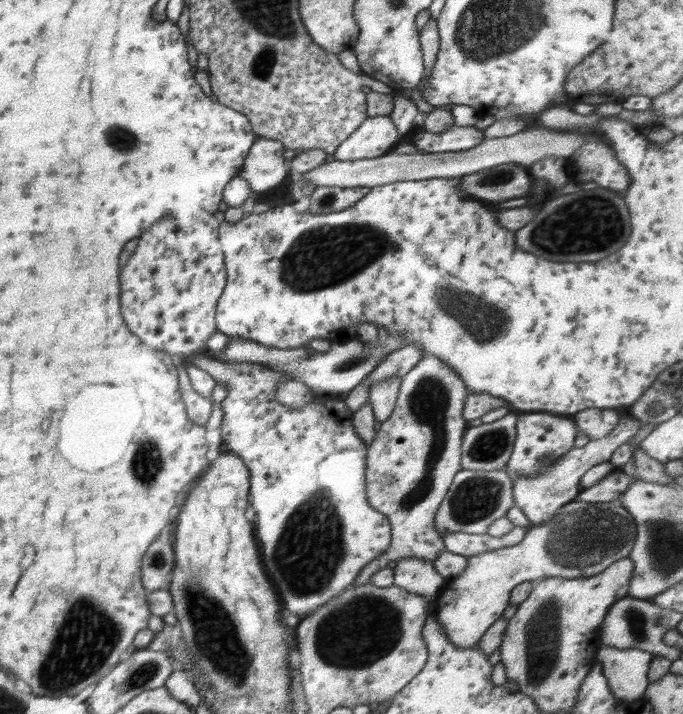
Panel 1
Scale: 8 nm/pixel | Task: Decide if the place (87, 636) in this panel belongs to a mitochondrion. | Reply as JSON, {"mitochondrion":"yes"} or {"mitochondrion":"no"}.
{"mitochondrion":"yes"}

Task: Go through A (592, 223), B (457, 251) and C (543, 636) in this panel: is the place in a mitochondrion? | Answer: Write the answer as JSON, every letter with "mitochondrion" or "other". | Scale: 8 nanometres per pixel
{"A":"mitochondrion","B":"other","C":"mitochondrion"}

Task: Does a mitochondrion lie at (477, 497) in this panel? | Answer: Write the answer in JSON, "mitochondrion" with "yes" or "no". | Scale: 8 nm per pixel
{"mitochondrion":"yes"}

